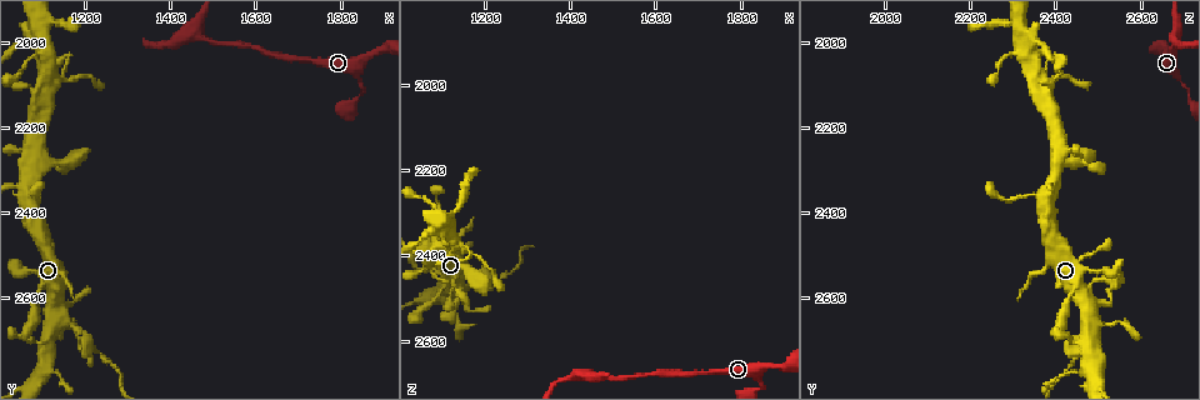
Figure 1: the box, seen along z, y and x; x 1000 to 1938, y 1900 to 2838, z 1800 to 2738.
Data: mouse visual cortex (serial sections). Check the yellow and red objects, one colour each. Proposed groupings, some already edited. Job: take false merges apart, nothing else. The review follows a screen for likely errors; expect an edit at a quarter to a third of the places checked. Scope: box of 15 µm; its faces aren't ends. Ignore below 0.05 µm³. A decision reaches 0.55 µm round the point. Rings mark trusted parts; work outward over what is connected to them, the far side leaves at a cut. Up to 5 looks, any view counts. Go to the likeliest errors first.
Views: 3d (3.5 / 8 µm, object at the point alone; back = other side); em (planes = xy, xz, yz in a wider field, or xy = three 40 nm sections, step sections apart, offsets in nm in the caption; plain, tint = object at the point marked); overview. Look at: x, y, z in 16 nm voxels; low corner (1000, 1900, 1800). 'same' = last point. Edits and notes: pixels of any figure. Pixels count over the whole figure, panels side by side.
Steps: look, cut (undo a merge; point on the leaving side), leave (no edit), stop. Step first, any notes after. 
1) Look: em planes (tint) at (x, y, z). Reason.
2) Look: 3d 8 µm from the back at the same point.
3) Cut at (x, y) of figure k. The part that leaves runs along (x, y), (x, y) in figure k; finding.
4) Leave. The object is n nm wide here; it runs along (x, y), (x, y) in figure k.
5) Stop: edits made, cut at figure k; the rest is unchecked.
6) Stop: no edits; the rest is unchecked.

Look: 3d 3.5 µm at (1210, 2715, 2460).

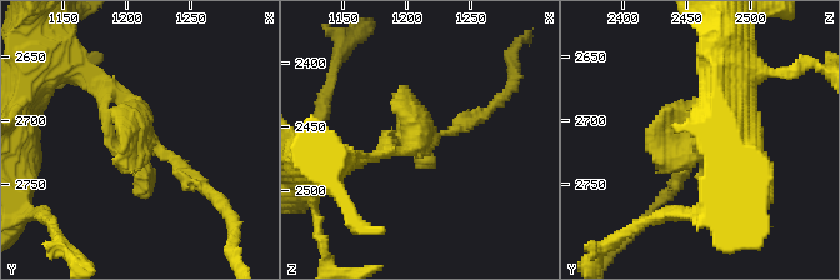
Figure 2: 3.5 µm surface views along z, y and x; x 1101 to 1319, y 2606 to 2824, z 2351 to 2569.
Look: em xy step 1 (tint) at (1212, 2710, 2452). Need the tissue.

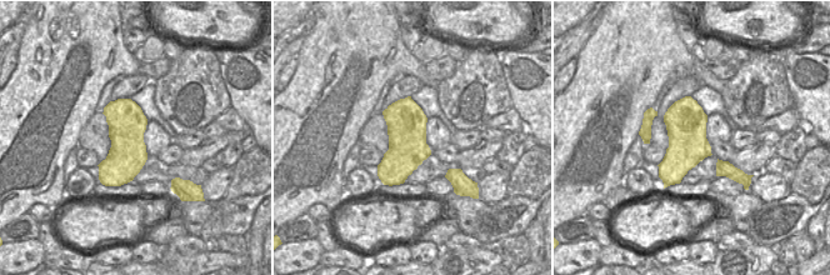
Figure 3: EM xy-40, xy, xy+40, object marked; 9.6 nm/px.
Cut at (208, 193) of figure 2. The part that leaves runs along (180, 165), (230, 215), (230, 246) in figure 2; two cells meet here.

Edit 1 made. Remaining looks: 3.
Look: 3d 3.5 µm at (1065, 2355, 2355).

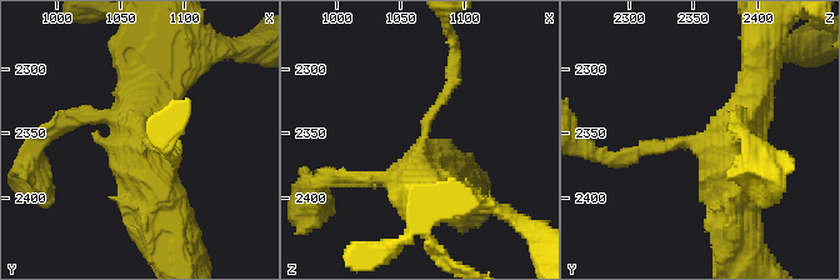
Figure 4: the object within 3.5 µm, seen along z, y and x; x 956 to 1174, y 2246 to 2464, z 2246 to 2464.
Look: em xy step 1 (tint) at (1068, 2362, 2360). Shape alone is not enough.

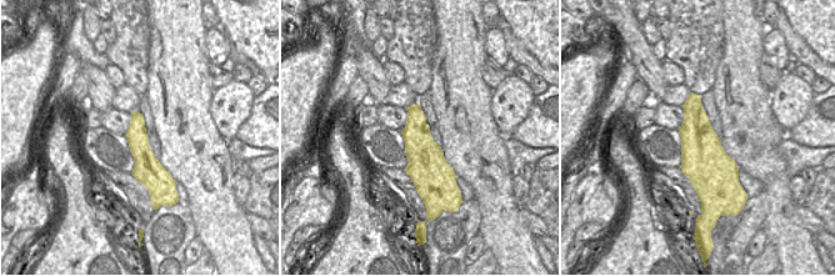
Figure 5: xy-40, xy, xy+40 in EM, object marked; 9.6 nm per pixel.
Leave. It runs along (135, 115), (153, 189) in figure 5; continuous, no second cell.

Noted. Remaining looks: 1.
Stop: edits made, cut at figure 2; the rest is unchecked.

